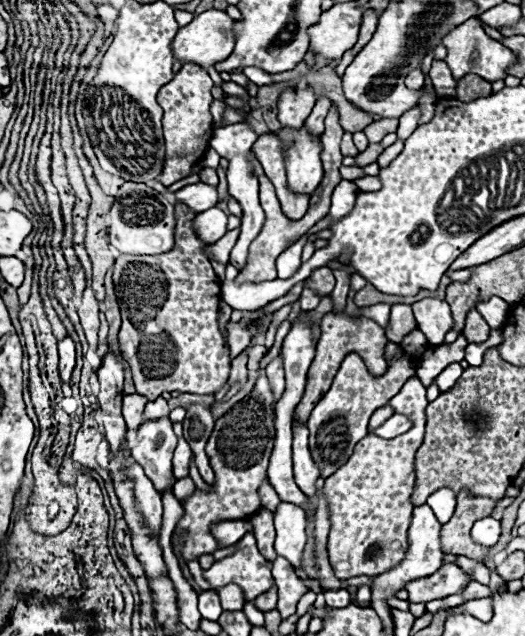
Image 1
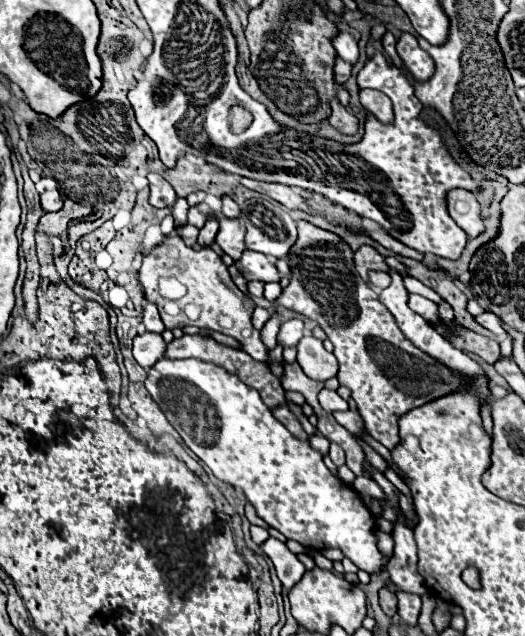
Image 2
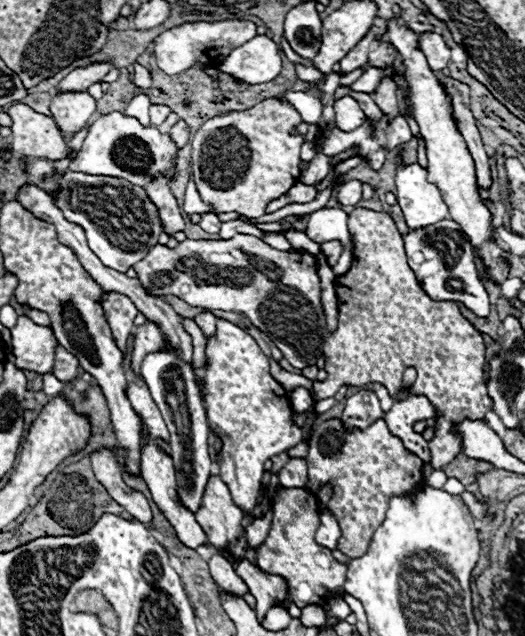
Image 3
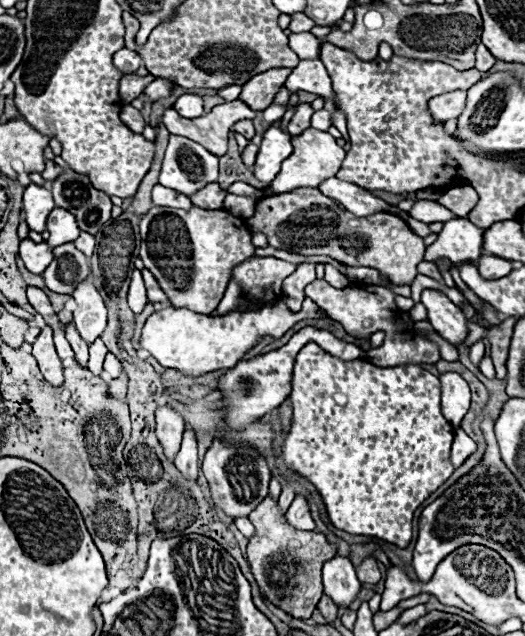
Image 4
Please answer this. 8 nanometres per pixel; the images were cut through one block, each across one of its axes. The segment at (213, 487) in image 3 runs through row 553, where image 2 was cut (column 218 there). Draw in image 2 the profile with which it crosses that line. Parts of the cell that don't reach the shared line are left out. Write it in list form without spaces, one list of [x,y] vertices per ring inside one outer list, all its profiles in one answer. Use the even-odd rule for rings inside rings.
[[[220,216],[218,220],[220,220],[220,230],[218,230],[216,242],[228,256],[238,260],[242,250],[246,248],[244,246],[246,228],[244,228],[244,224],[240,220],[226,220],[226,216]]]

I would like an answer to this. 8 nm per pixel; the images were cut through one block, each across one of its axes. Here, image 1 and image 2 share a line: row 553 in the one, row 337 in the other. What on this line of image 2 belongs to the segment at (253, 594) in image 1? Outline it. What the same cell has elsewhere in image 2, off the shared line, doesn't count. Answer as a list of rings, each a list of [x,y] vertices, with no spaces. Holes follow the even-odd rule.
[[[166,236],[158,246],[150,250],[148,256],[144,256],[144,262],[138,270],[138,278],[140,278],[140,284],[144,286],[146,298],[158,306],[166,328],[186,326],[210,328],[210,330],[234,336],[236,340],[242,342],[244,352],[248,352],[252,358],[260,362],[268,362],[268,350],[260,342],[260,332],[250,322],[252,312],[256,308],[254,300],[242,290],[238,290],[238,286],[232,282],[228,274],[228,268],[224,266],[220,256],[210,248],[194,250],[194,248],[188,248],[180,236]],[[160,278],[176,278],[186,286],[186,294],[178,300],[160,296],[160,290],[158,290]]]

